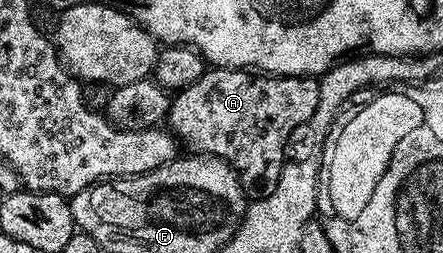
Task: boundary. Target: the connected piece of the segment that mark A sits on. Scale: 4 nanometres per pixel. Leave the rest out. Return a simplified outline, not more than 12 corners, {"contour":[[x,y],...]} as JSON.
{"contour":[[207,68],[170,133],[244,191],[279,183],[318,77]]}

